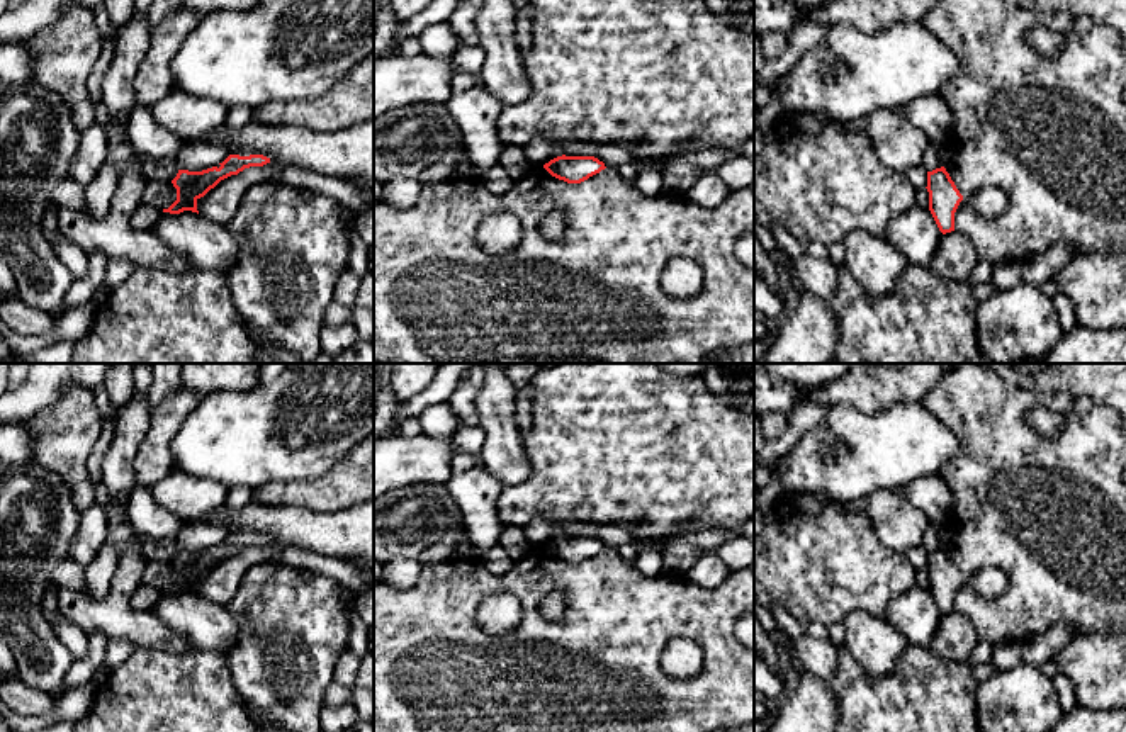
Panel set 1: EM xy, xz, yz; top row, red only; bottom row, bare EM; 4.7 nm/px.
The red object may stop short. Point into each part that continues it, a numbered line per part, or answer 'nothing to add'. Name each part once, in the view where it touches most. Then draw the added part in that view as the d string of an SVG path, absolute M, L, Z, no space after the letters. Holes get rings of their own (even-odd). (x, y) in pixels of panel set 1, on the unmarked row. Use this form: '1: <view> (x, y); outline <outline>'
nothing to add

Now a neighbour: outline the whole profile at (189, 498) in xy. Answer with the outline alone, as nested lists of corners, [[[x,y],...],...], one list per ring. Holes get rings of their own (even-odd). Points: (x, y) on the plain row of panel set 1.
[[[172,472],[151,489],[158,504],[172,511],[183,525],[194,523],[226,504],[228,487],[217,481]]]

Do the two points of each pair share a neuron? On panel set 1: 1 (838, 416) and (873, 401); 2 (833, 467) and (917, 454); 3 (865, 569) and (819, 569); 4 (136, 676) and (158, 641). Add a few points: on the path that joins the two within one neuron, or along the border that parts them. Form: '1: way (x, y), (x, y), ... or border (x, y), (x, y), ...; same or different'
1: border (894, 405), (877, 413), (848, 405), (829, 408); different
2: way (853, 454), (897, 454); same
3: way (853, 569), (831, 569); same
4: border (136, 646), (163, 651), (192, 649); different

